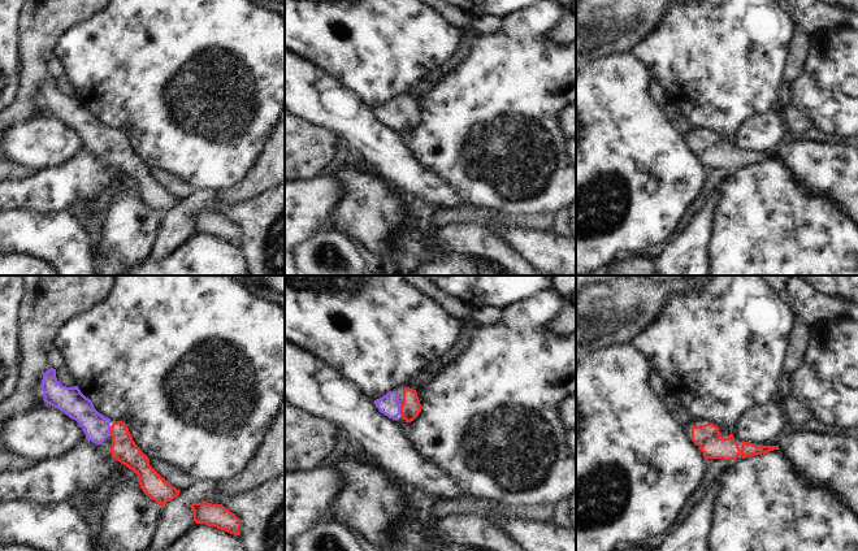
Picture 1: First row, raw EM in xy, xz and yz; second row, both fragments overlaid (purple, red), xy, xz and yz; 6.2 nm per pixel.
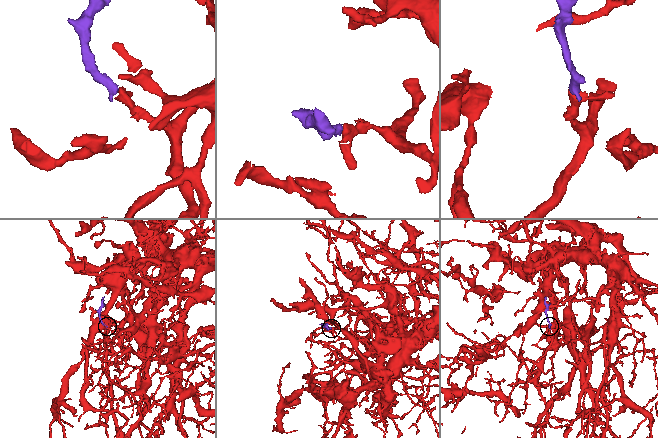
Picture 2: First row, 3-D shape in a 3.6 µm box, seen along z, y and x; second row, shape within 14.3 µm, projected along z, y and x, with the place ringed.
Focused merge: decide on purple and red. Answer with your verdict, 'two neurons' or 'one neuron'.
one neuron

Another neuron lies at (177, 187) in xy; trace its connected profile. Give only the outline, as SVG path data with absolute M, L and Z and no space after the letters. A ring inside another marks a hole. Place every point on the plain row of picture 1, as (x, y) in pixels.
M150 168L150 174L166 190L169 191L173 196L177 199L182 200L186 199L191 188L187 183L183 181L176 178L170 173L166 173L159 168Z

